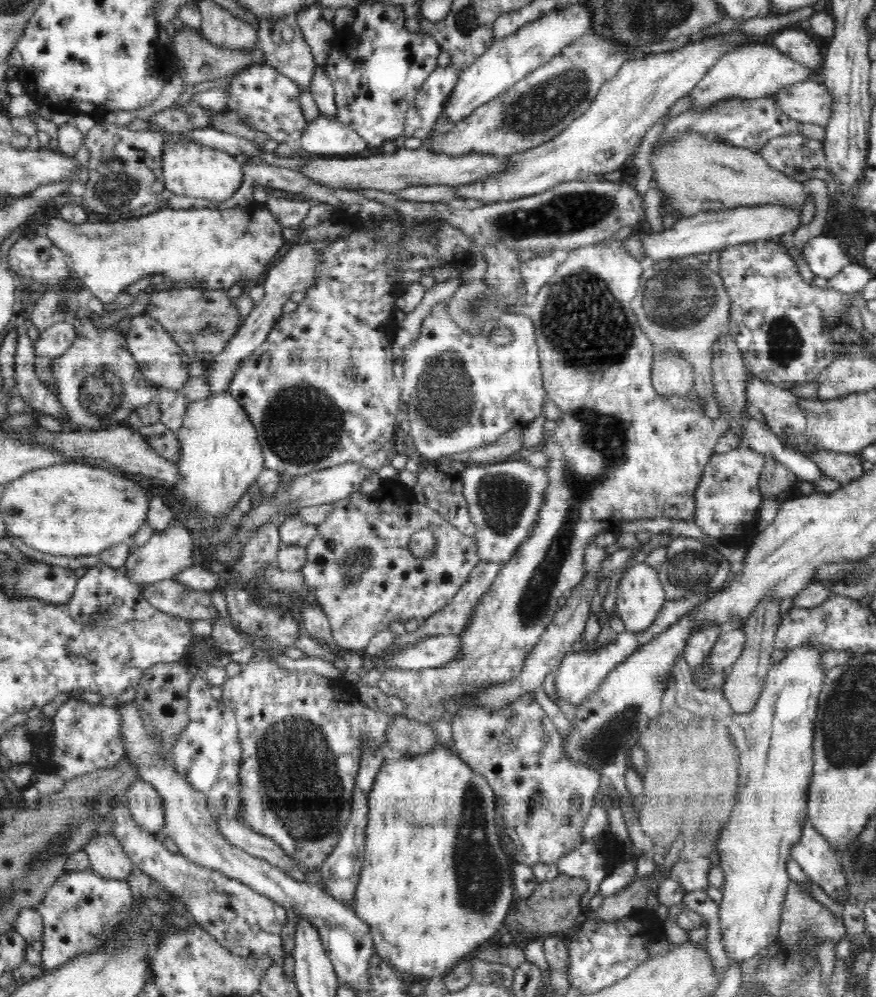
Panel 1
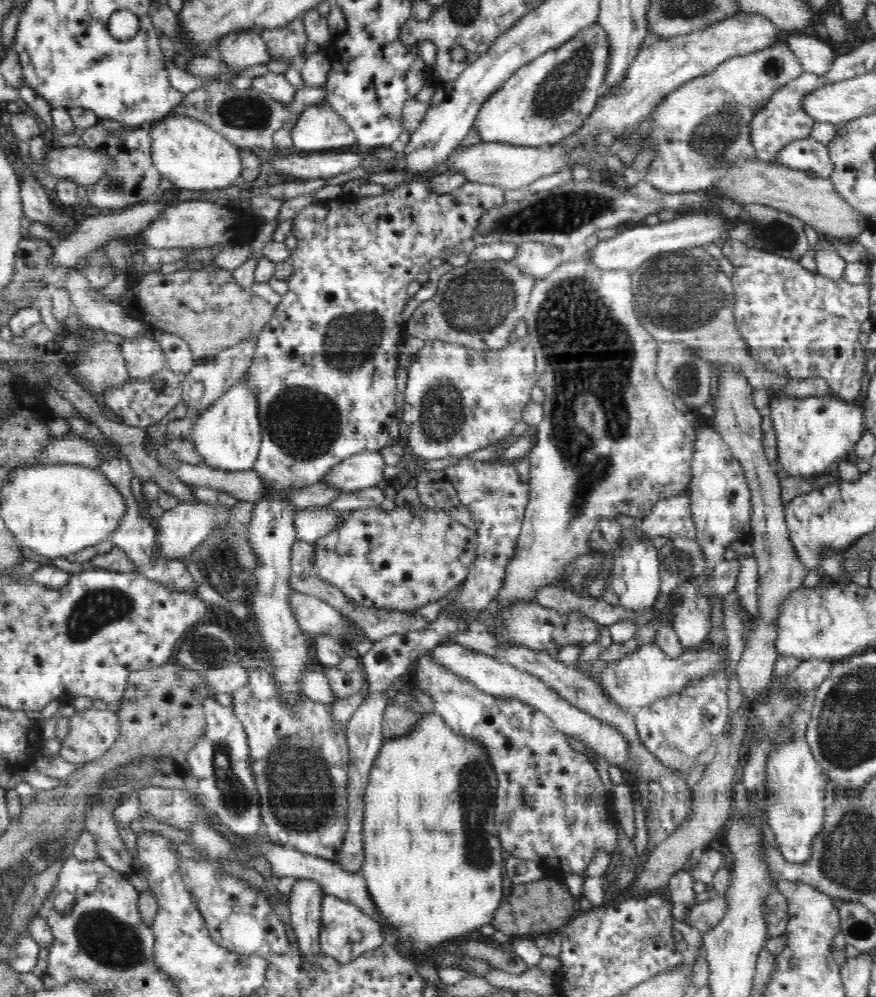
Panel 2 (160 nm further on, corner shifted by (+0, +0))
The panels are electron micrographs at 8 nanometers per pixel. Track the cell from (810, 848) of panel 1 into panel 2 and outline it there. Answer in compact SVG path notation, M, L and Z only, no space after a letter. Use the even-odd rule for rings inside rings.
M796 734L793 739L778 745L767 758L765 776L767 824L774 832L778 850L788 862L807 861L811 855L812 841L824 824L829 791L826 773L814 759L806 737Z

